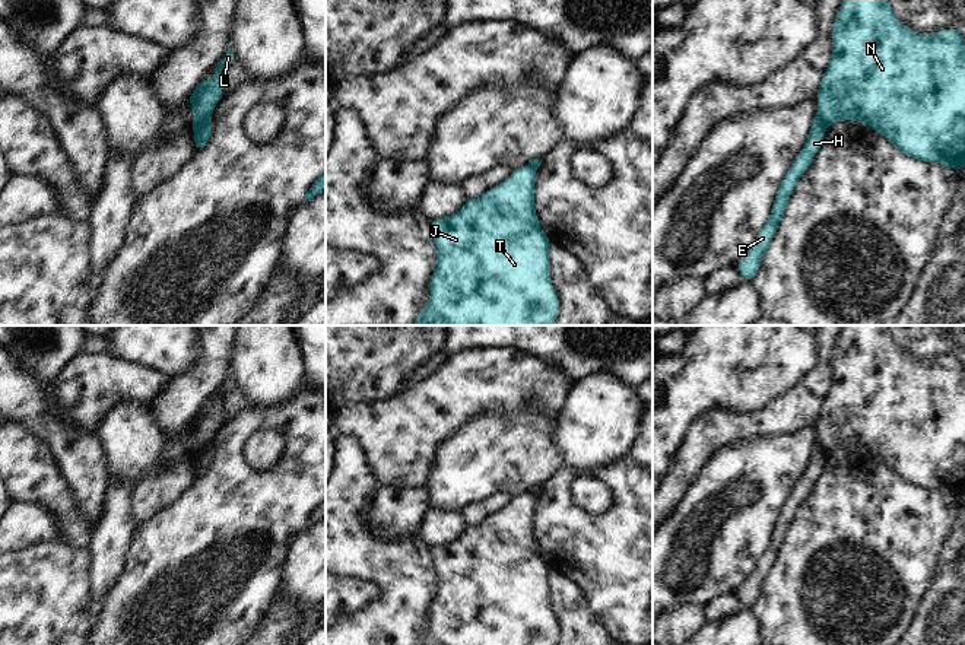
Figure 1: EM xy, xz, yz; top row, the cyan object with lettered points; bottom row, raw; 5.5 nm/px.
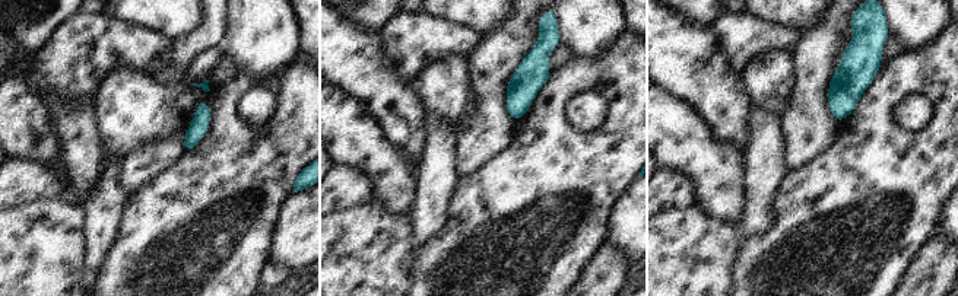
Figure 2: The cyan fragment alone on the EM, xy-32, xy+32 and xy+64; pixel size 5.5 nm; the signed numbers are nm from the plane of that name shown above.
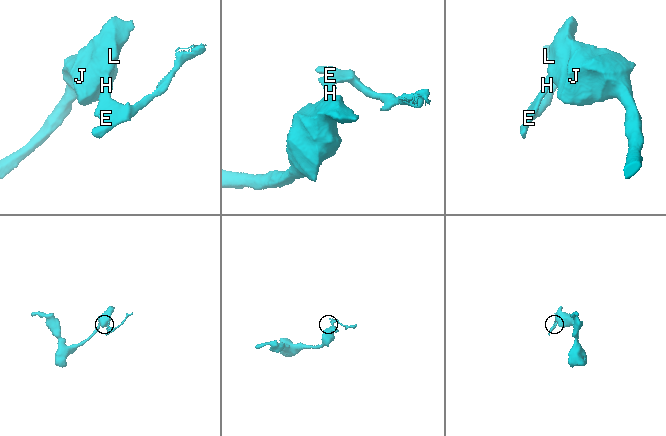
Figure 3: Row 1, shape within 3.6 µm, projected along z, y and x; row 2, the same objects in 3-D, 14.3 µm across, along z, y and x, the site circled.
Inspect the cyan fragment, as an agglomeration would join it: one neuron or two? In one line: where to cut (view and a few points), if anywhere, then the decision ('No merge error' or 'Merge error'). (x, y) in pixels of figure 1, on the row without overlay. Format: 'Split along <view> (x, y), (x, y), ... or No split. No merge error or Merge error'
Split along xy (210, 439), (194, 460). Merge error.

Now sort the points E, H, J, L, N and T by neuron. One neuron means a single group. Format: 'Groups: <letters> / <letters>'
Groups: E H / J L N T.

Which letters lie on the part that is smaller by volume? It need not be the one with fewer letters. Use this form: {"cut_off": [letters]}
{"cut_off": ["E", "H"]}

